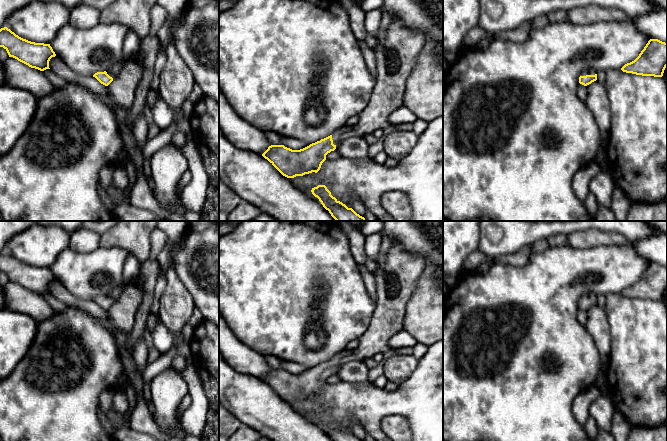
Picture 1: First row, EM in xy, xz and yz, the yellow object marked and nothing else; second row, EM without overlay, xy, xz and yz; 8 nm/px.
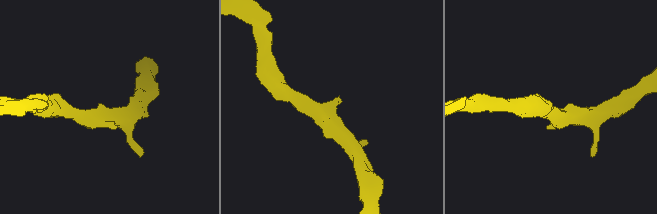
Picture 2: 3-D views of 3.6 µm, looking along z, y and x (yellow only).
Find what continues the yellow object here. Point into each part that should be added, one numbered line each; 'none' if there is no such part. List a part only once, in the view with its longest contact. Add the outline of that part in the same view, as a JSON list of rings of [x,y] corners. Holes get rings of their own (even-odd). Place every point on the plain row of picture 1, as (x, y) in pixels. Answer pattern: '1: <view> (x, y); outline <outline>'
1: yz (590, 295); outline [[[592,291],[589,292],[588,294],[584,294],[580,300],[586,300],[586,299],[595,299],[597,298],[597,295],[595,293],[593,293]],[[579,300],[579,301],[580,301]]]

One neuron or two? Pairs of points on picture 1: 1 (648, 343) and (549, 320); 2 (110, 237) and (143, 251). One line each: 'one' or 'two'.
1: two
2: one

